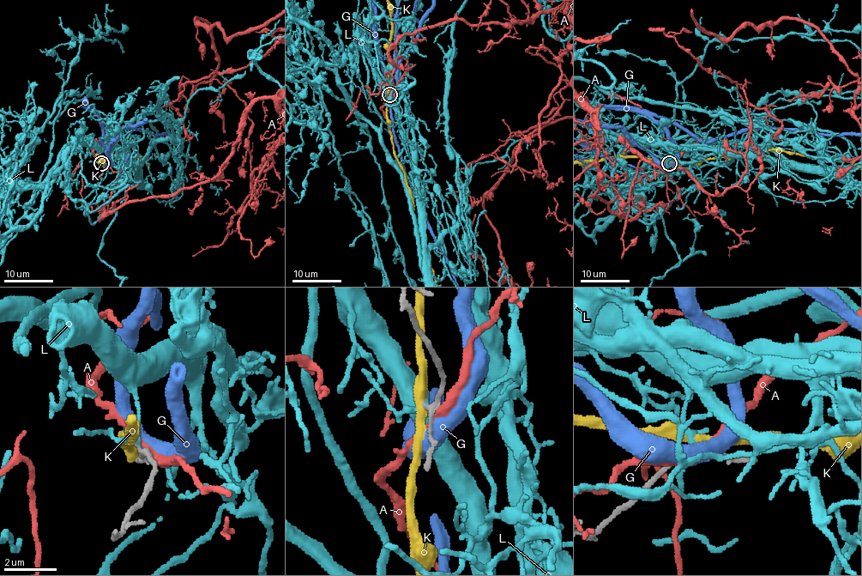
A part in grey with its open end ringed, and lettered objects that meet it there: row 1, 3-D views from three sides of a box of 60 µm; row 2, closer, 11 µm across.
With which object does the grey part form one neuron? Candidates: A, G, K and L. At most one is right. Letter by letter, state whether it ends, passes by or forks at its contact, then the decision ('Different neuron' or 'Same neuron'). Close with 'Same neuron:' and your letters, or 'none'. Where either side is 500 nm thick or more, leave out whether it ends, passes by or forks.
A: It passes by. Different neuron
G: Different neuron
K: It passes by. Different neuron
L: It passes by. Same neuron
Same neuron: L

